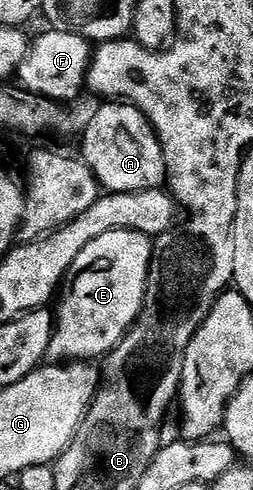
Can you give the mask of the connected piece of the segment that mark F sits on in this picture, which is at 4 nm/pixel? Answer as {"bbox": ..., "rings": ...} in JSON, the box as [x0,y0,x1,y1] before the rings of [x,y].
{"bbox":[18,28,94,104],"rings":[[[51,28],[45,29],[45,34],[40,34],[28,47],[28,55],[25,56],[23,64],[20,65],[18,71],[18,79],[25,91],[30,94],[41,94],[43,98],[50,98],[53,102],[61,104],[69,104],[83,91],[86,86],[88,76],[88,68],[92,65],[92,55],[94,53],[93,43],[87,38],[78,36],[77,34],[67,34],[61,30]]]}

